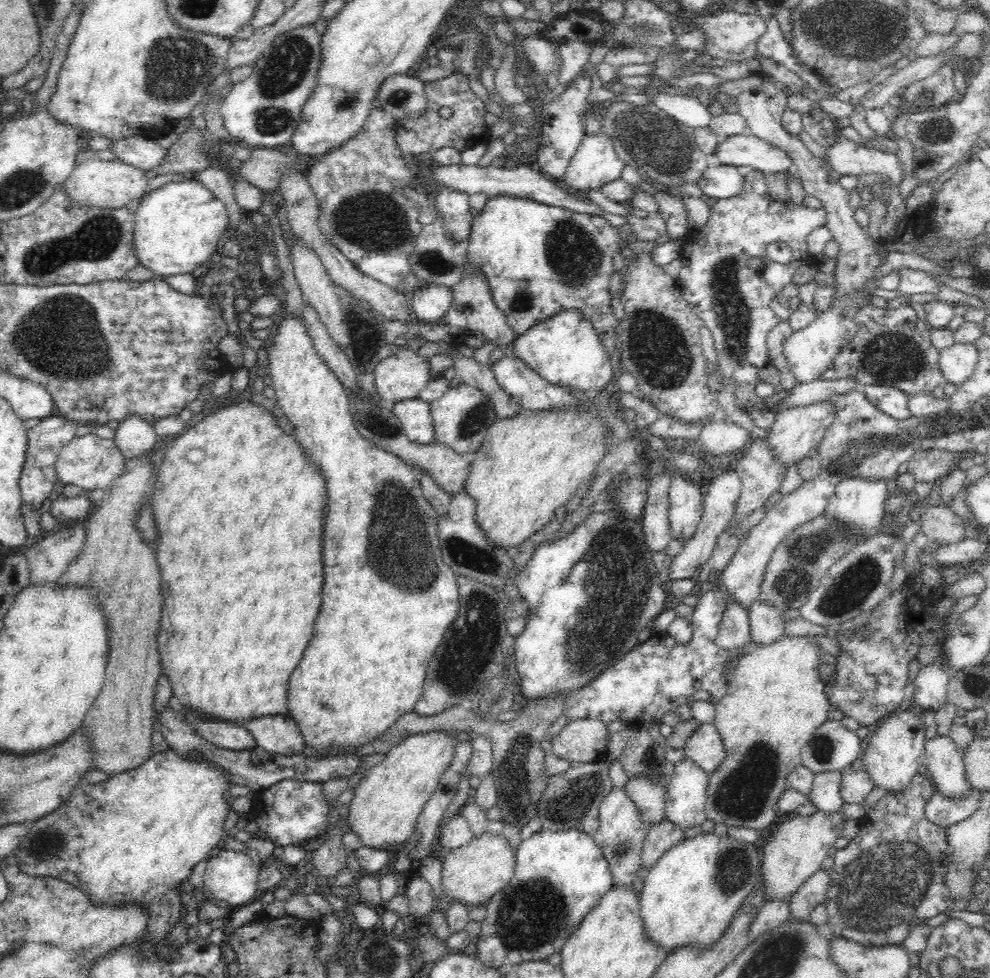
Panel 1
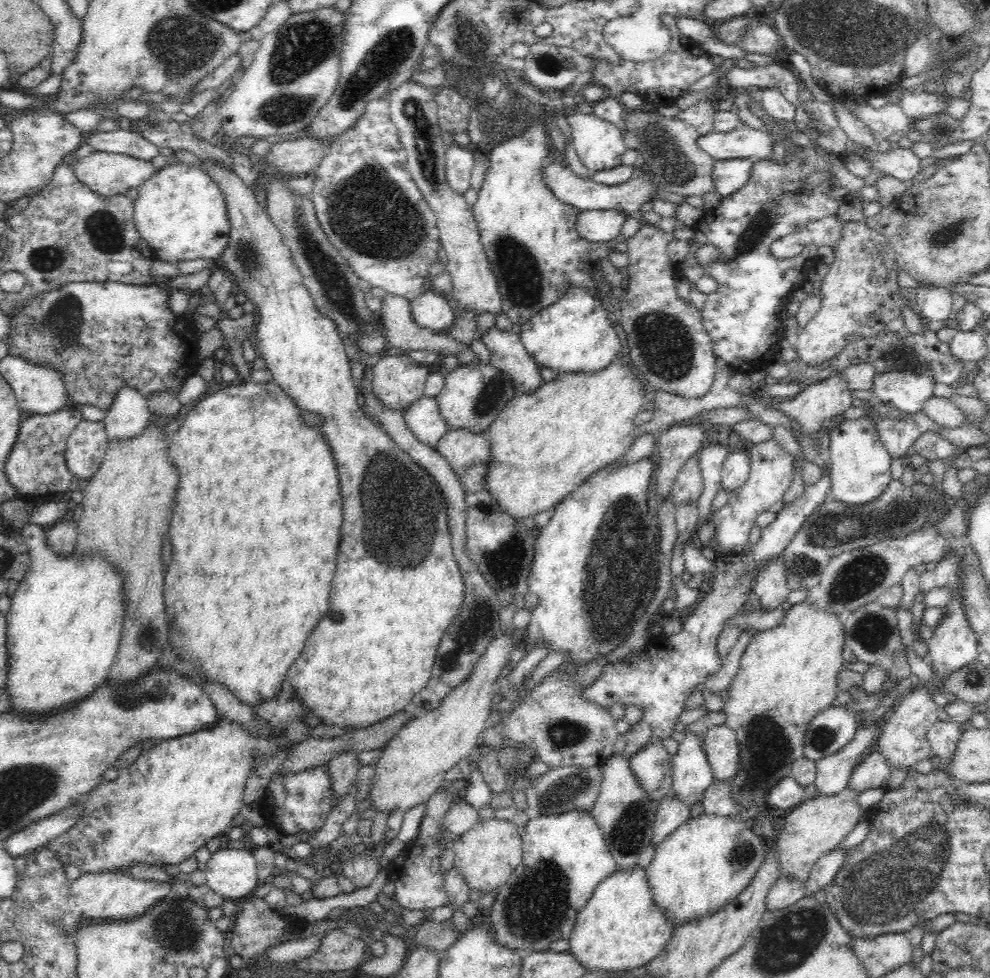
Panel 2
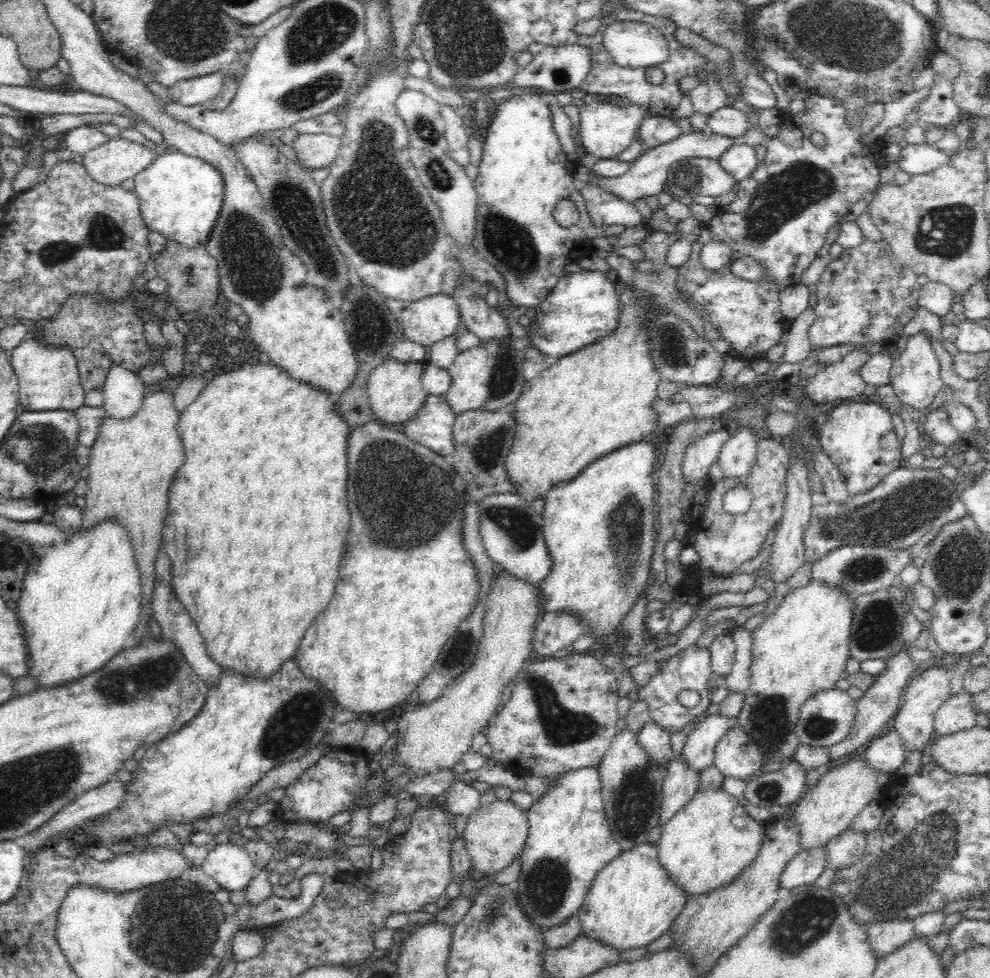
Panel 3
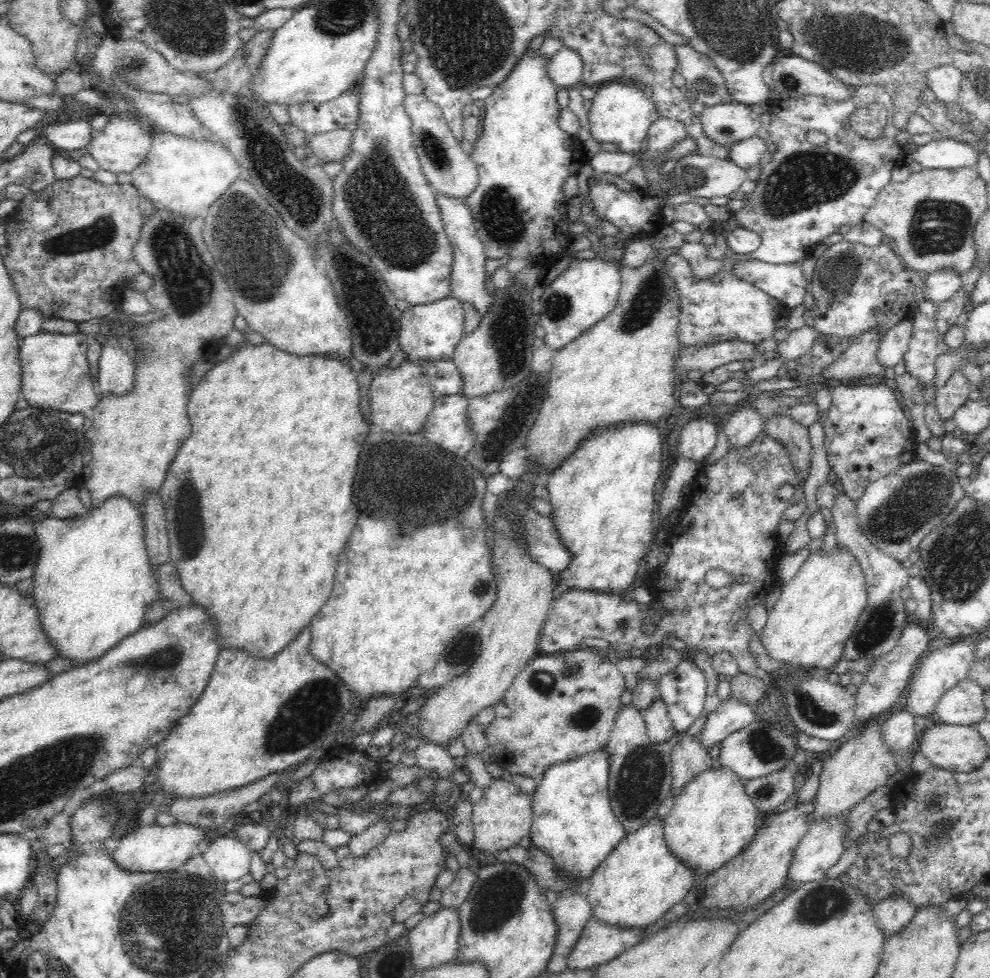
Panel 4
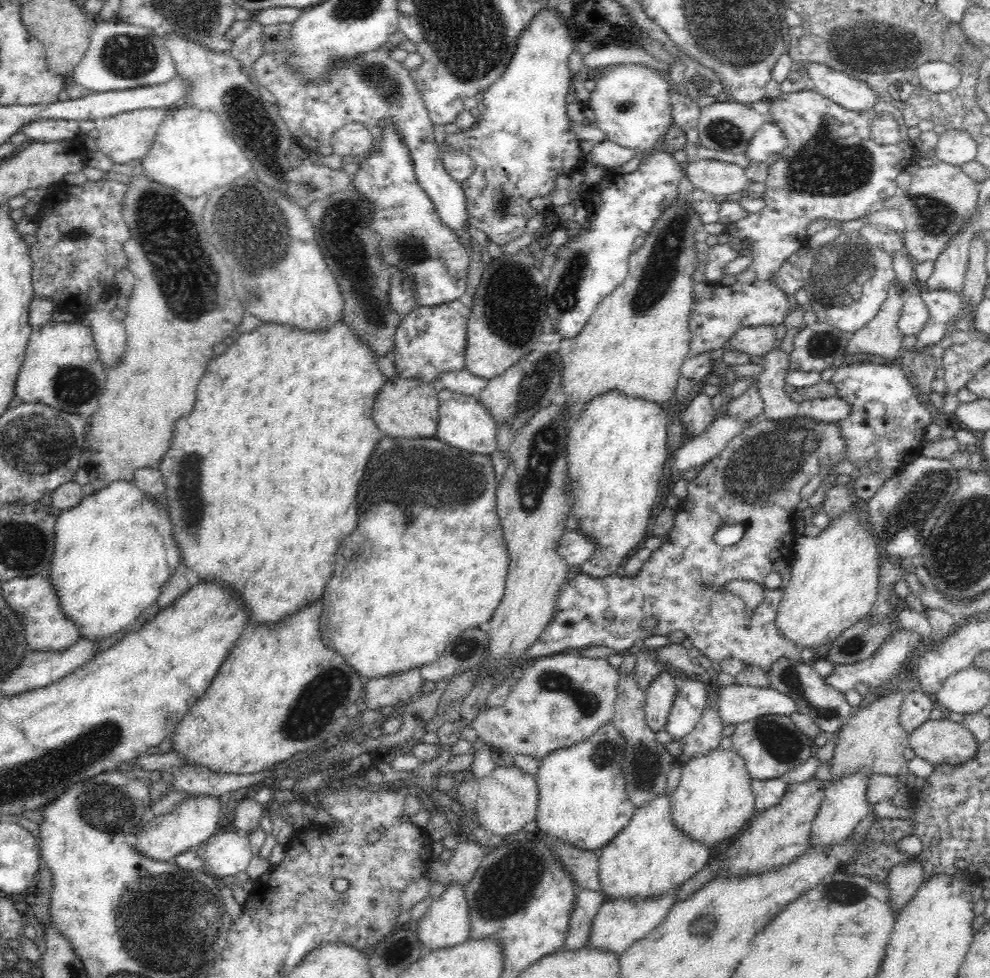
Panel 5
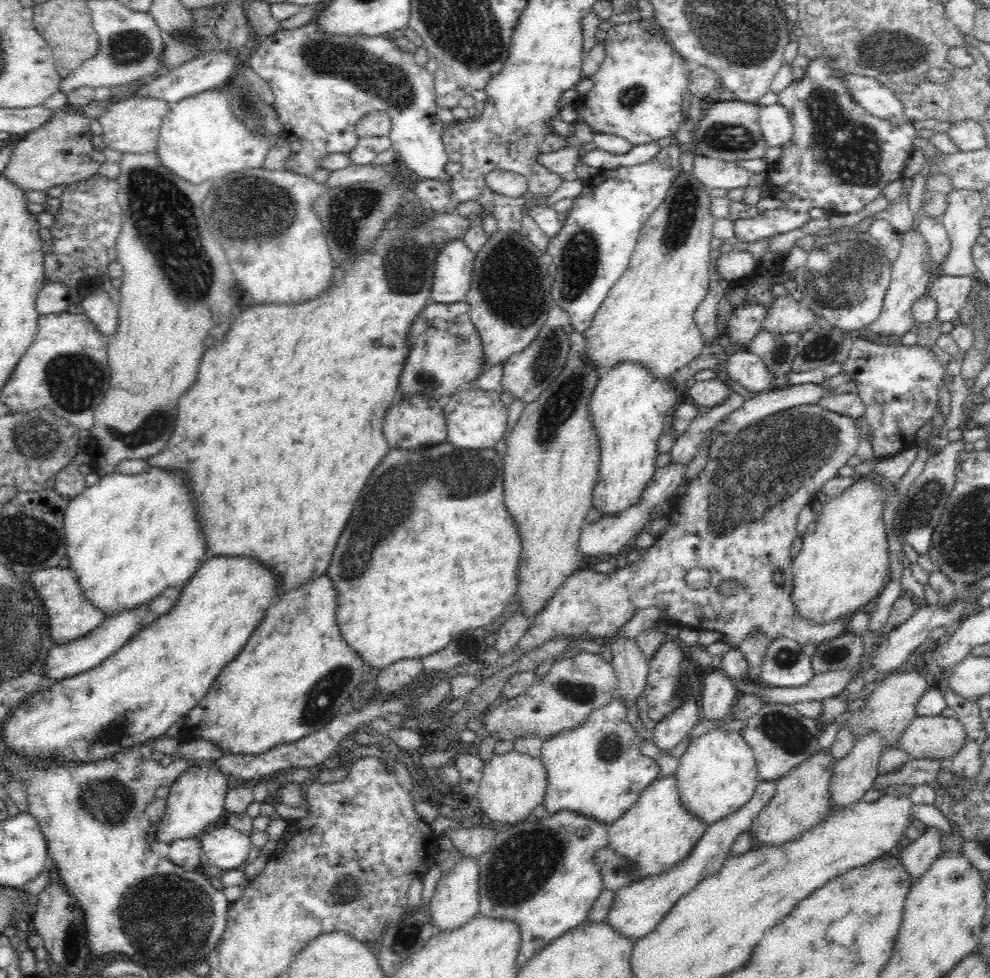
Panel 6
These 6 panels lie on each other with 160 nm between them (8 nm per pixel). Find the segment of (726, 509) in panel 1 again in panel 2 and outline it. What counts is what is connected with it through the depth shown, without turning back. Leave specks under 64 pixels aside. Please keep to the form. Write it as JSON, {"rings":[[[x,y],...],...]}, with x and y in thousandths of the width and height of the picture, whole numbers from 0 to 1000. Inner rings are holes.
{"rings":[[[756,456],[748,459],[738,458],[728,481],[728,497],[733,501],[743,501],[752,495],[757,488],[759,480]]]}

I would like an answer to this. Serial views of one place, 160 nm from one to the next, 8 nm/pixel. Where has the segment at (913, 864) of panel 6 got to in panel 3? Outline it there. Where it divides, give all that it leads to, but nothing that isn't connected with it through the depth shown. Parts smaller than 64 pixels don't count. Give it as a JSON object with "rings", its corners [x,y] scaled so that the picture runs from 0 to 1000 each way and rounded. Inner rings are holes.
{"rings":[[[899,939],[899,941],[885,941],[874,946],[876,962],[879,964],[886,982],[891,978],[903,973],[907,967],[915,965],[924,957],[922,940]]]}

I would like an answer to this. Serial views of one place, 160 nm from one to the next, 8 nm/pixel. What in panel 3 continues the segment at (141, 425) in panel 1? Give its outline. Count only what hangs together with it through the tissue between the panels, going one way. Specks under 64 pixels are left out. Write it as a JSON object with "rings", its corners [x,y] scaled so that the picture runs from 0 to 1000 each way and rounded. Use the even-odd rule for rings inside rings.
{"rings":[[[113,372],[104,393],[105,413],[108,424],[113,427],[131,427],[137,423],[145,410],[145,391],[137,379],[122,372]]]}

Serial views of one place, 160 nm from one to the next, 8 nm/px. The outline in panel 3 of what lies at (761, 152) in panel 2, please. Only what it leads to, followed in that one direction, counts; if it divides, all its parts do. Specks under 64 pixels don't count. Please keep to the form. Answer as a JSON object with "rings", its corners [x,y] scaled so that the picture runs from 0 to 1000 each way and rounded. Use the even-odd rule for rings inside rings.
{"rings":[[[716,134],[689,136],[687,135],[683,141],[677,144],[673,144],[669,147],[665,147],[661,151],[655,150],[649,152],[648,156],[642,164],[640,164],[634,176],[628,178],[628,180],[618,181],[618,182],[608,182],[603,184],[604,190],[607,190],[610,194],[617,196],[628,202],[628,204],[633,204],[638,207],[642,202],[653,202],[653,200],[661,200],[672,194],[672,188],[674,187],[674,175],[681,167],[688,165],[692,162],[718,162],[726,163],[731,153],[740,147],[741,145],[746,145],[748,143],[743,143],[740,141],[735,141],[726,137],[721,137]]]}

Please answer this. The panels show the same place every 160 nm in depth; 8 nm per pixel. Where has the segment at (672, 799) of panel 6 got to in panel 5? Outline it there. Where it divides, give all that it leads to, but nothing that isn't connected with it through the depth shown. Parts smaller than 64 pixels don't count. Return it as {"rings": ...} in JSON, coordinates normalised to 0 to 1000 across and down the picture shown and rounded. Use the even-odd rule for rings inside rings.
{"rings":[[[675,809],[663,812],[659,818],[640,829],[634,843],[610,865],[605,872],[606,904],[613,919],[616,918],[665,918],[679,908],[698,899],[719,879],[720,870],[689,851],[679,838],[678,813]]]}

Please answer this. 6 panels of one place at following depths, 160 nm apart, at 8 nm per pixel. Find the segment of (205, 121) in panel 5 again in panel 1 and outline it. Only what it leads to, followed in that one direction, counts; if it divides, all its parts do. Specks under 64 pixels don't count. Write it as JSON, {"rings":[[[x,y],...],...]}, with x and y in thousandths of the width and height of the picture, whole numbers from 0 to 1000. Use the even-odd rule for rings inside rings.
{"rings":[[[188,179],[182,185],[172,185],[162,191],[148,194],[136,215],[134,237],[135,256],[141,270],[154,276],[158,283],[179,280],[196,280],[203,271],[209,271],[212,262],[220,254],[222,243],[230,236],[228,210],[216,200],[196,179]]]}

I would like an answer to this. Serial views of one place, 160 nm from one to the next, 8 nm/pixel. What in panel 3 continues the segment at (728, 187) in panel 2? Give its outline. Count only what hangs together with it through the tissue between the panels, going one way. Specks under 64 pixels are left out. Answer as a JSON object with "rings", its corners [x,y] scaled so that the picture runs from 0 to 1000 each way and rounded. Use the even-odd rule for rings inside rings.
{"rings":[[[749,144],[737,147],[727,160],[726,165],[729,172],[744,185],[756,182],[768,167],[762,150]]]}

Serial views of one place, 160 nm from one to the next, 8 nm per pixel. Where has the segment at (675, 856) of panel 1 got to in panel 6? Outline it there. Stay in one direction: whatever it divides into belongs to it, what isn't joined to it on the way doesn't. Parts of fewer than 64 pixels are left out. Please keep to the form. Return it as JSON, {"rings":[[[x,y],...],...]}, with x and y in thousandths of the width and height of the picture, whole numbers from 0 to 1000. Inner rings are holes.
{"rings":[[[721,743],[698,757],[686,777],[683,787],[684,807],[689,823],[713,843],[747,827],[760,814],[766,801],[765,781],[760,763],[757,763],[748,747],[732,747]]]}

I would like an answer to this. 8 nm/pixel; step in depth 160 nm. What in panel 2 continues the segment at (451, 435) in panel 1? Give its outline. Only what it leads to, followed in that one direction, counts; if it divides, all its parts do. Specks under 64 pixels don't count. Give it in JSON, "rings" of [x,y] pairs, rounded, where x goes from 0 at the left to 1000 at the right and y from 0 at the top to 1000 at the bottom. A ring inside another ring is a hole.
{"rings":[[[484,369],[479,372],[464,373],[449,383],[448,397],[440,408],[444,422],[454,438],[468,436],[476,438],[478,442],[489,442],[520,403],[520,395],[513,381],[505,380],[494,370]]]}

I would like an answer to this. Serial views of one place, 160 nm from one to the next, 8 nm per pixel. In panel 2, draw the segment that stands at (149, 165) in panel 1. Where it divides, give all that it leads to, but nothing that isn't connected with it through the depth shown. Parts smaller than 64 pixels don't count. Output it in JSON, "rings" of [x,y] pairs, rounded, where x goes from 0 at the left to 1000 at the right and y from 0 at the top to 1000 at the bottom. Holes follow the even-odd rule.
{"rings":[[[127,130],[113,135],[97,133],[85,137],[82,147],[89,147],[95,154],[120,155],[145,164],[153,164],[161,157],[161,149],[147,143],[141,136],[133,135]]]}

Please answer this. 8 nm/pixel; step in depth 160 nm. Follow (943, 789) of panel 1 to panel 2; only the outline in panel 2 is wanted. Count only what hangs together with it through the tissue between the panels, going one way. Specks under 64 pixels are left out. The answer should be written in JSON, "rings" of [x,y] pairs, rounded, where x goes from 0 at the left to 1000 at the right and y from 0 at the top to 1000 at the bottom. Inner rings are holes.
{"rings":[[[945,736],[937,745],[936,755],[941,770],[952,774],[953,784],[961,777],[960,772],[966,766],[973,748],[972,738],[965,736]]]}

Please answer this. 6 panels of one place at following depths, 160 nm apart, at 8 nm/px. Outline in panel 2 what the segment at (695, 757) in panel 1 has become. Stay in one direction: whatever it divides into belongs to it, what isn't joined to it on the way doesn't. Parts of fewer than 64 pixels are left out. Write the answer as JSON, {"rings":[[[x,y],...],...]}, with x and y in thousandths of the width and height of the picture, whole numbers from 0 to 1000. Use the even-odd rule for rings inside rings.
{"rings":[[[728,740],[717,743],[710,752],[711,768],[722,798],[737,799],[749,785],[748,766],[743,747]]]}

